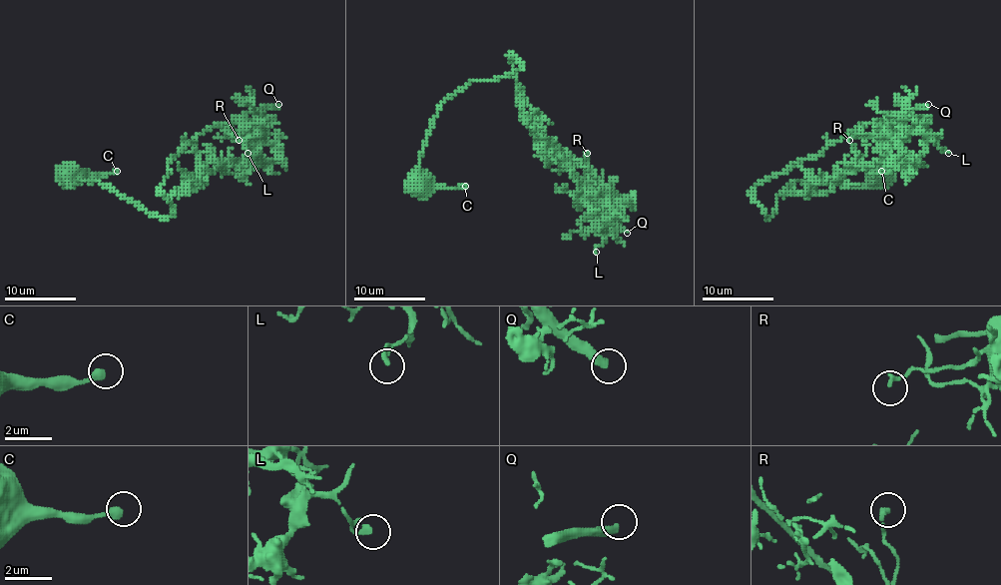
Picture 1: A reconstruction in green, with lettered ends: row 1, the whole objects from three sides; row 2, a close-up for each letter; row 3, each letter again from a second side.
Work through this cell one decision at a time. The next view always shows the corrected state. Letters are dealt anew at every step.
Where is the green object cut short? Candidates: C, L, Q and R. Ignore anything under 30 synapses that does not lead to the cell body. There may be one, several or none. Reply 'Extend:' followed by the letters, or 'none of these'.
Extend: Q

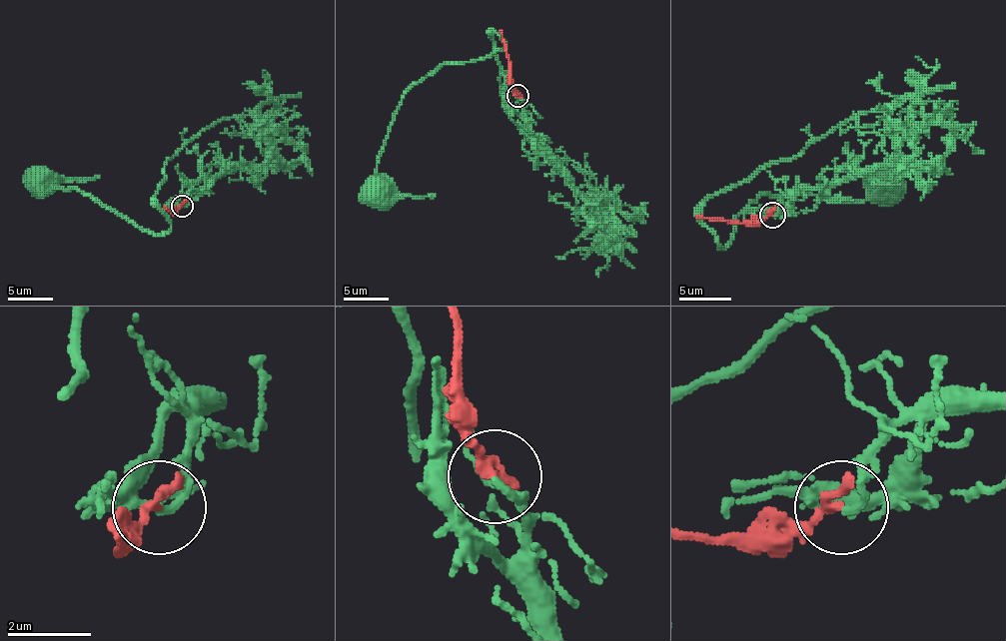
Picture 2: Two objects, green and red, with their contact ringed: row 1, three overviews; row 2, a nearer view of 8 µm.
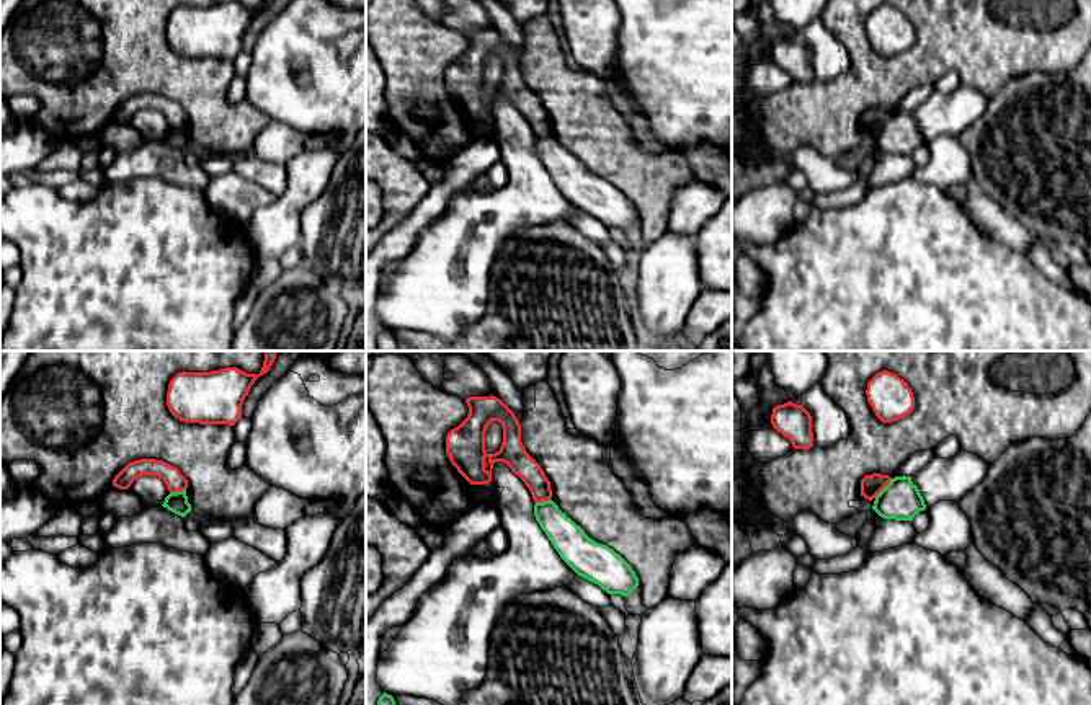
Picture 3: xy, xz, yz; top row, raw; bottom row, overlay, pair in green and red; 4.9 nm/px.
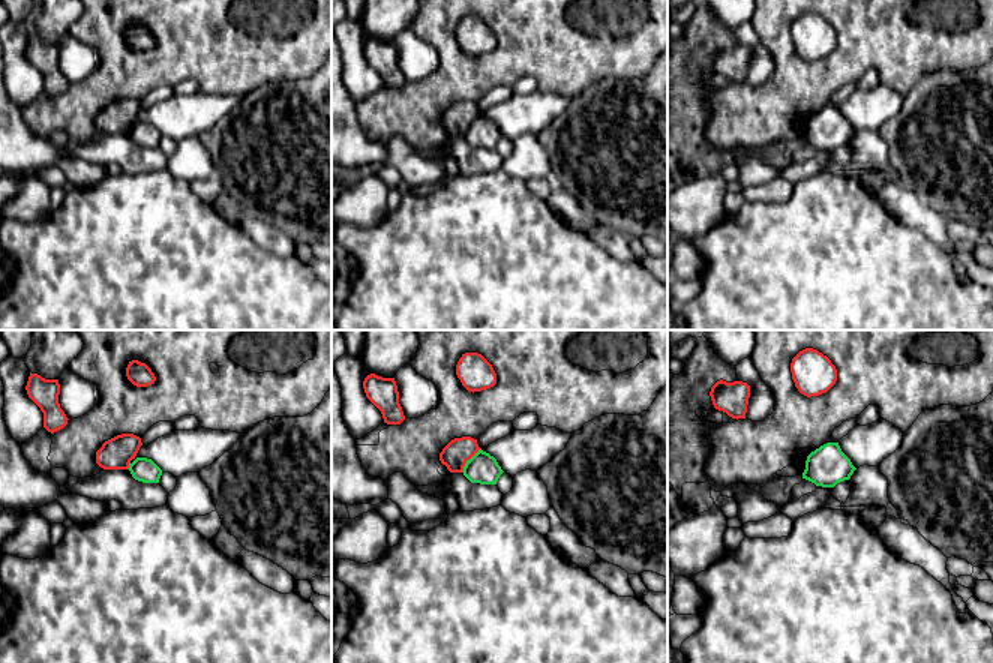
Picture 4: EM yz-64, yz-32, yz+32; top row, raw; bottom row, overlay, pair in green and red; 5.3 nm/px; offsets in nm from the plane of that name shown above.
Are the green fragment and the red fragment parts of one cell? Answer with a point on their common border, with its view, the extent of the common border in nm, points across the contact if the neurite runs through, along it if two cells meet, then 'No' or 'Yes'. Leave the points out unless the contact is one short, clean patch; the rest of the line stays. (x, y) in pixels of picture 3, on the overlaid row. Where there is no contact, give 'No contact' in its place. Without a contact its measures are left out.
Touches green at yz (884, 488). Shared border 130 nm. Boundary: yz (892, 478), (874, 496). No

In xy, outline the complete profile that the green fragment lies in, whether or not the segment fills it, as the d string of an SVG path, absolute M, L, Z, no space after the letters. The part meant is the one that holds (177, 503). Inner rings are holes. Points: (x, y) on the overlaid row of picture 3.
M186 490L170 493L162 506L181 517L191 512L191 504L188 503Z

